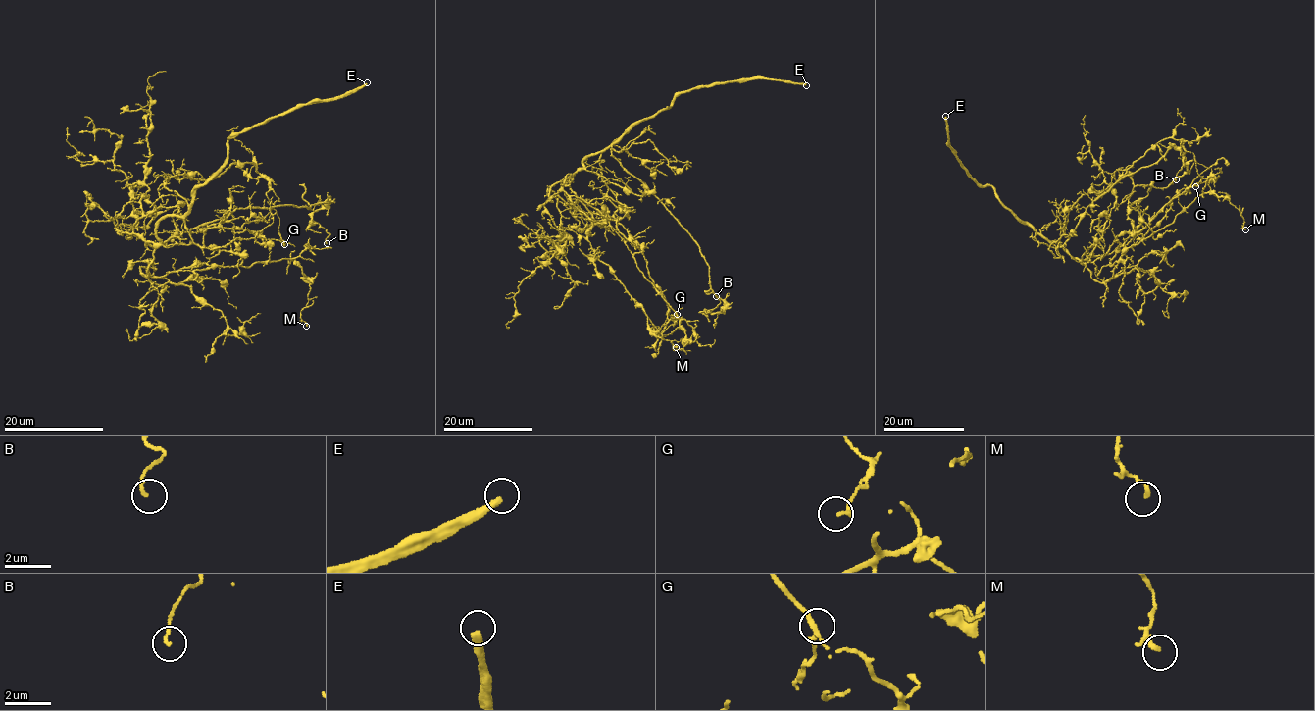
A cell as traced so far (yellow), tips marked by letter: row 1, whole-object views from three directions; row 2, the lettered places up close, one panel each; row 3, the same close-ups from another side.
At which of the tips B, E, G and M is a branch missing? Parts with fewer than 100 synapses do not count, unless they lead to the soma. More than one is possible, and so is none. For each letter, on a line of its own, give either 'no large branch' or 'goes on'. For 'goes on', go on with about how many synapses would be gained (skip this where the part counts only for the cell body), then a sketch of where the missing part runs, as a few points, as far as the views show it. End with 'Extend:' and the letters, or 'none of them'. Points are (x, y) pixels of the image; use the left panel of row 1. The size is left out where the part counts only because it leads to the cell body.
B: no large branch
E: goes on
G: no large branch
M: no large branch
Extend: E

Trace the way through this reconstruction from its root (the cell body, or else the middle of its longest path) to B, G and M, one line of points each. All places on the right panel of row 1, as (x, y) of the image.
B: (1067, 252), (1052, 242), (1064, 245), (1093, 200), (1125, 176), (1157, 163), (1175, 145), (1184, 164), (1176, 179)
G: (1067, 252), (1080, 261), (1094, 261), (1117, 237), (1145, 228), (1207, 169), (1195, 160), (1201, 177), (1195, 186)
M: (1067, 252), (1094, 279), (1108, 281), (1125, 250), (1210, 192), (1240, 212), (1245, 229)

